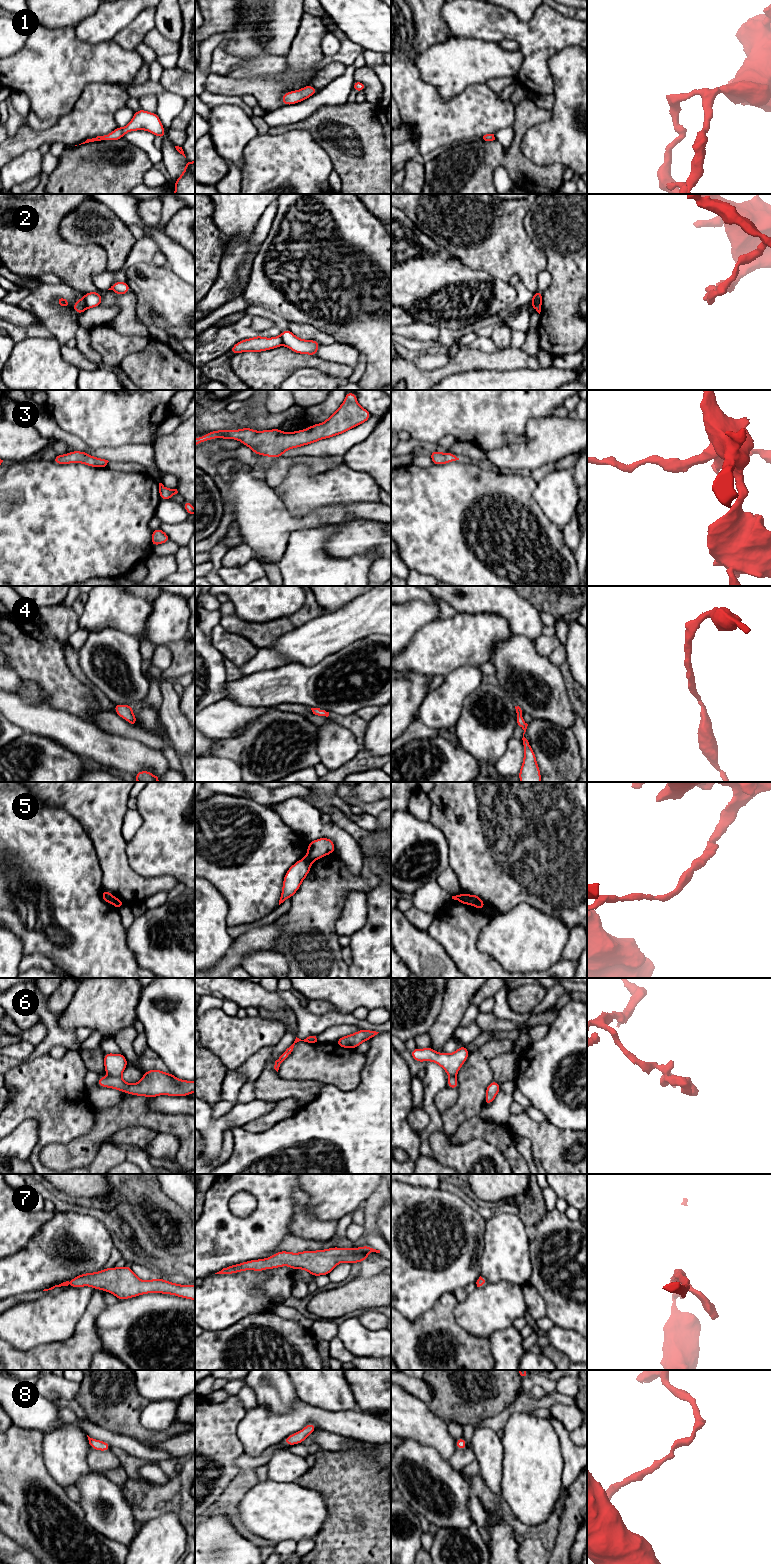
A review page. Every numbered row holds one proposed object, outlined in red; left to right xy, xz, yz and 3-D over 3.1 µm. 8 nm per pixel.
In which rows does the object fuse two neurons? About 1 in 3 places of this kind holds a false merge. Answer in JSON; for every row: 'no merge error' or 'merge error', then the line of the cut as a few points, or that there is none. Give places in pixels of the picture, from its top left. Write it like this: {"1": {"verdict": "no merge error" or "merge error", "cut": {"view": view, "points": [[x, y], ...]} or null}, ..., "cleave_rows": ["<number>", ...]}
{"1": {"verdict": "no merge error", "cut": null}, "2": {"verdict": "merge error", "cut": {"view": "yz", "points": [[541, 297], [532, 306]]}}, "3": {"verdict": "no merge error", "cut": null}, "4": {"verdict": "no merge error", "cut": null}, "5": {"verdict": "merge error", "cut": {"view": "yz", "points": [[466, 895], [471, 903]]}}, "6": {"verdict": "merge error", "cut": {"view": "xy", "points": [[110, 1075], [120, 1077]]}}, "7": {"verdict": "no merge error", "cut": null}, "8": {"verdict": "no merge error", "cut": null}, "cleave_rows": ["2", "5", "6"]}

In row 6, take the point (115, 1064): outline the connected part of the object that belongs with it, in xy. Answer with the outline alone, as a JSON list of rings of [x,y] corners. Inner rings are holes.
[[[105,1053],[104,1054],[104,1066],[105,1072],[113,1077],[121,1077],[123,1071],[127,1067],[127,1060],[122,1053],[112,1054]]]

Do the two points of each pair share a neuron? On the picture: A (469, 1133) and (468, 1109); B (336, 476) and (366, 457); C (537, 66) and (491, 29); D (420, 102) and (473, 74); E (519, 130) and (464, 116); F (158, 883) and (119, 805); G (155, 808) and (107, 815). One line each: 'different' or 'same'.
A: different
B: different
C: same
D: different
E: different
F: same
G: different

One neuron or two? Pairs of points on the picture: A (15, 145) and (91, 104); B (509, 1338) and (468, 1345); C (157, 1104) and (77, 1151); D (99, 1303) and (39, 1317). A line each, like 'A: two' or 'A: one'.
A: one
B: two
C: two
D: two

